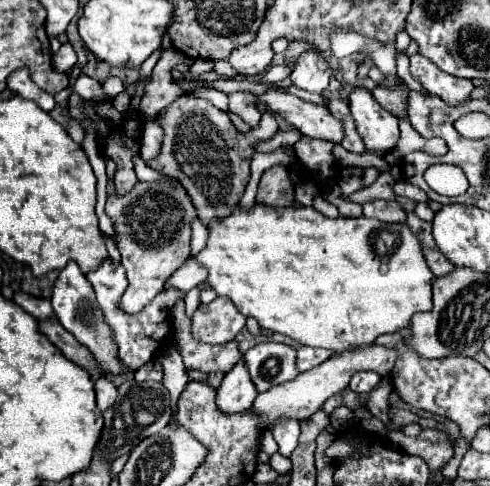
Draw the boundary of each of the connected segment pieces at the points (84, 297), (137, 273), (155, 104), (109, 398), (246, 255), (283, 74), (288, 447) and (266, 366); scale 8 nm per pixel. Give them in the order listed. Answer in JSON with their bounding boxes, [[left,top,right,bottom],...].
[[52,262,126,376],[106,180,198,314],[138,49,188,120],[96,376,118,412],[196,204,434,354],[260,66,290,84],[272,420,300,458],[244,344,298,392]]

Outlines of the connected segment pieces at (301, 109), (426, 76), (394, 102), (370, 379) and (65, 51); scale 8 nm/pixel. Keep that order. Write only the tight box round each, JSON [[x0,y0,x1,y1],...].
[[256,86,344,144],[410,52,474,106],[374,88,406,112],[350,372,380,394],[54,44,76,72]]

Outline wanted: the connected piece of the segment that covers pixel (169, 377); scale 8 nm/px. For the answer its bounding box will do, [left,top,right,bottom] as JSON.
[158,348,188,414]

